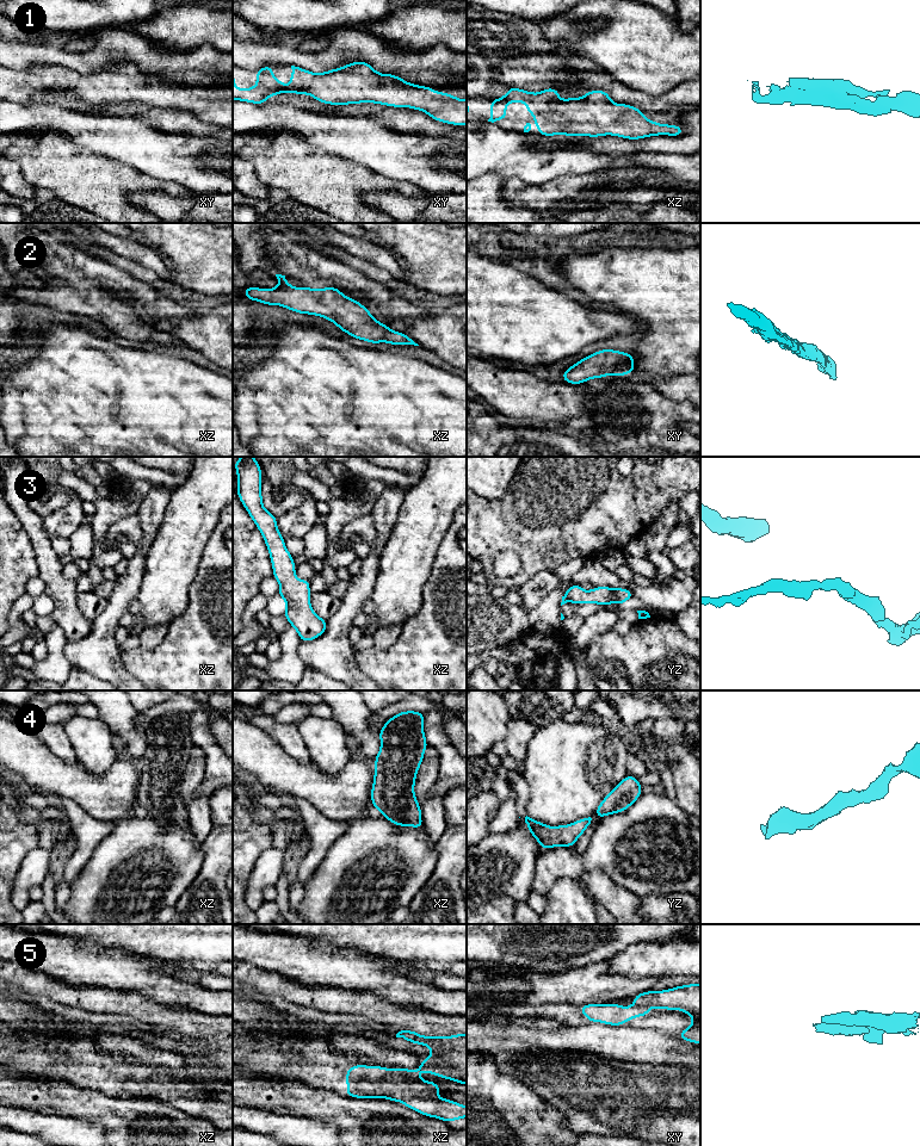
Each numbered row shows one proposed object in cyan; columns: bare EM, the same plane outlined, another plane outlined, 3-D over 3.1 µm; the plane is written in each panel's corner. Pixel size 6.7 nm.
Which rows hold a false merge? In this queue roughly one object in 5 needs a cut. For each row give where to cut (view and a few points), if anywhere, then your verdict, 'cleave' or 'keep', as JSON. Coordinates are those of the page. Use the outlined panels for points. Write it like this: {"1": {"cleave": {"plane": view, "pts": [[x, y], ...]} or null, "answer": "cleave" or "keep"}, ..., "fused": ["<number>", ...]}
{"1": {"cleave": null, "answer": "keep"}, "2": {"cleave": null, "answer": "keep"}, "3": {"cleave": null, "answer": "keep"}, "4": {"cleave": null, "answer": "keep"}, "5": {"cleave": {"plane": "xy", "pts": [[634, 1004], [648, 1008]]}, "answer": "cleave"}, "fused": ["5"]}

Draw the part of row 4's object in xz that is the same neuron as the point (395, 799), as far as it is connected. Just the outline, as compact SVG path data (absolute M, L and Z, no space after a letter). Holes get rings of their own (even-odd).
M400 712L381 729L381 748L375 757L371 805L399 826L424 826L414 786L428 747L424 732L425 713Z

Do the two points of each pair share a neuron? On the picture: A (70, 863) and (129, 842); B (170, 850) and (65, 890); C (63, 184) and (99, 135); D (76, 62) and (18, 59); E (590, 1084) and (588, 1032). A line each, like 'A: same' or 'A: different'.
A: different
B: different
C: different
D: same
E: different

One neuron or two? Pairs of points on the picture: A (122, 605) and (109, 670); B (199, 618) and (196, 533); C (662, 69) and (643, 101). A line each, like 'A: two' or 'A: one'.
A: one
B: two
C: two

